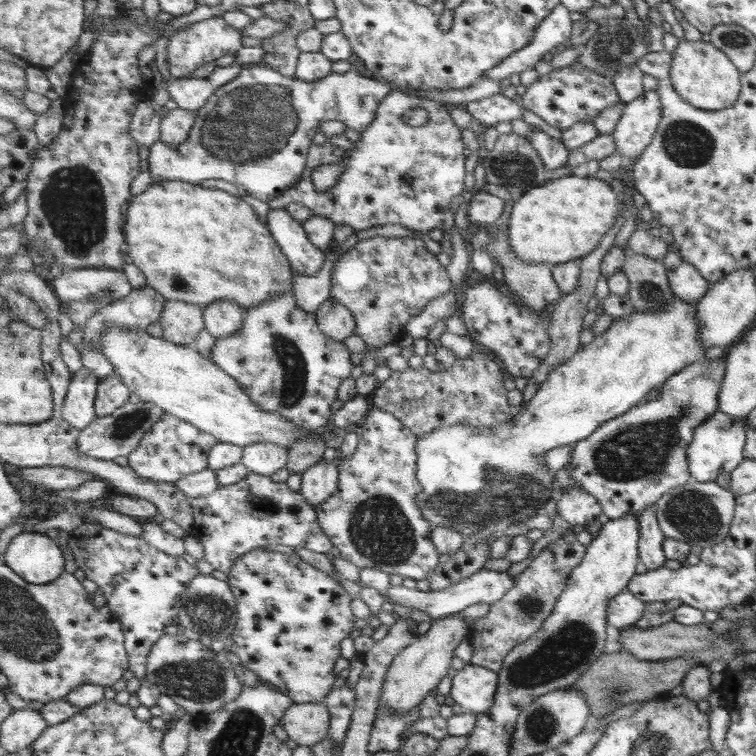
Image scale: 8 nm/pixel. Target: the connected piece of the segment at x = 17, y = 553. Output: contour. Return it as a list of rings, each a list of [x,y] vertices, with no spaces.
[[[26,531],[10,542],[3,556],[7,566],[27,582],[47,584],[65,573],[65,556],[56,539],[46,533]]]

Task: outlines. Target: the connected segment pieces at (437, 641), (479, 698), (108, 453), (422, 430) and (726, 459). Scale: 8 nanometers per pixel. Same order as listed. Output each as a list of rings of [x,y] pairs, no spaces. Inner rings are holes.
[[[461,613],[434,620],[430,629],[419,640],[406,646],[405,650],[395,657],[386,674],[380,707],[387,707],[392,713],[403,714],[419,706],[427,698],[427,694],[435,690],[441,684],[441,680],[449,674],[451,660],[456,656],[454,652],[460,642],[467,638],[469,629],[466,618]]]
[[[466,664],[451,680],[449,695],[466,712],[487,713],[498,693],[499,675],[494,670]]]
[[[140,401],[138,404],[133,404],[133,402],[127,402],[111,416],[97,418],[90,426],[87,426],[87,429],[81,431],[81,436],[78,438],[78,451],[99,460],[115,460],[117,456],[128,457],[138,448],[138,444],[145,434],[151,432],[155,428],[155,424],[159,423],[165,414],[167,412],[153,403]]]
[[[482,349],[475,350],[467,359],[458,359],[448,370],[432,372],[425,366],[408,368],[404,372],[392,372],[370,398],[379,410],[397,416],[418,437],[425,437],[435,430],[452,425],[499,427],[513,421],[516,412],[508,400],[505,374],[500,372],[499,361],[491,360]]]
[[[715,411],[701,425],[693,430],[693,438],[686,448],[686,459],[690,478],[695,482],[715,481],[720,472],[730,473],[744,457],[743,449],[745,420],[729,418],[723,412]]]

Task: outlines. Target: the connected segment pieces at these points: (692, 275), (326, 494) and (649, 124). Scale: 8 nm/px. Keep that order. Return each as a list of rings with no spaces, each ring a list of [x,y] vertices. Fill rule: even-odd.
[[[667,249],[666,255],[661,260],[671,292],[681,300],[688,303],[697,303],[707,290],[708,282],[689,264],[684,261],[673,249]]]
[[[321,459],[301,475],[302,487],[299,491],[315,508],[323,505],[323,502],[327,502],[337,492],[340,470],[336,461],[327,462],[327,460]]]
[[[642,90],[631,102],[624,103],[622,115],[610,134],[615,154],[623,160],[639,157],[658,128],[659,119],[660,102],[655,91]]]

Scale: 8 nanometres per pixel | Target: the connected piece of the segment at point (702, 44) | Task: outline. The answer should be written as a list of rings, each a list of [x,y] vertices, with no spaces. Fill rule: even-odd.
[[[679,39],[671,54],[669,82],[688,105],[701,110],[719,110],[731,106],[740,91],[740,72],[716,46],[709,41]]]

